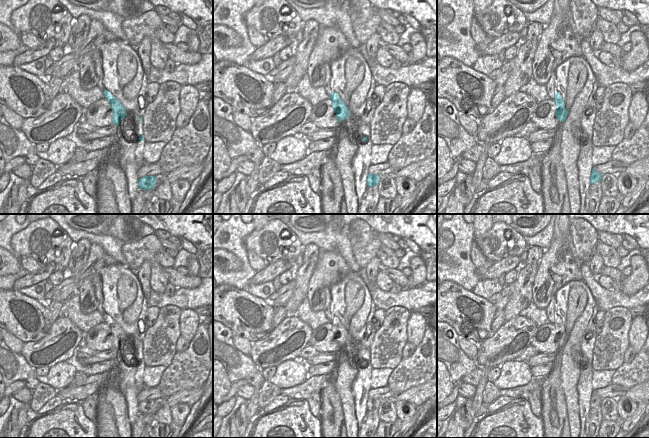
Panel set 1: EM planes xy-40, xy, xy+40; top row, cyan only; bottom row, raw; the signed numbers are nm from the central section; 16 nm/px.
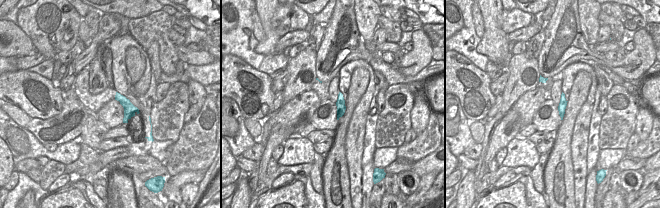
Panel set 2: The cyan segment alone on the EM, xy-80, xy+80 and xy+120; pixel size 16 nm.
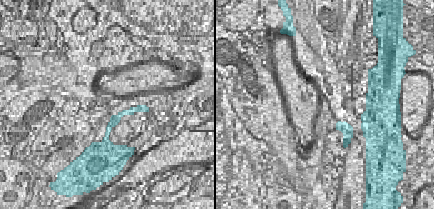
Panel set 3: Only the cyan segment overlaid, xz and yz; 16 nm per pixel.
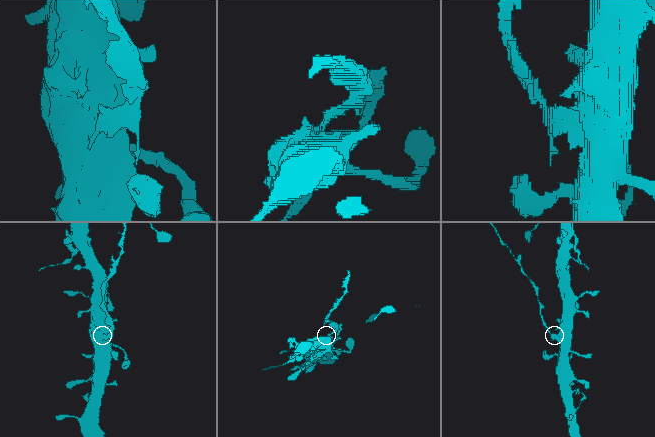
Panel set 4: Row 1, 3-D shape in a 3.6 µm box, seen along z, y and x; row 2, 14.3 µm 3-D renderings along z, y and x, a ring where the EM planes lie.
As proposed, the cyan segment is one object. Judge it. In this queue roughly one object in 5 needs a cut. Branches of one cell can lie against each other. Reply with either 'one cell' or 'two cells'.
two cells

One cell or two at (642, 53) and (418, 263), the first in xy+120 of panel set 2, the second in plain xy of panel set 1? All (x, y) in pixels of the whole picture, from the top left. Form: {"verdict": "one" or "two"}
{"verdict": "one"}

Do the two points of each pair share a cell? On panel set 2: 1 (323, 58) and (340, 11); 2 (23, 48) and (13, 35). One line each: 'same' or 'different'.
1: same
2: same

